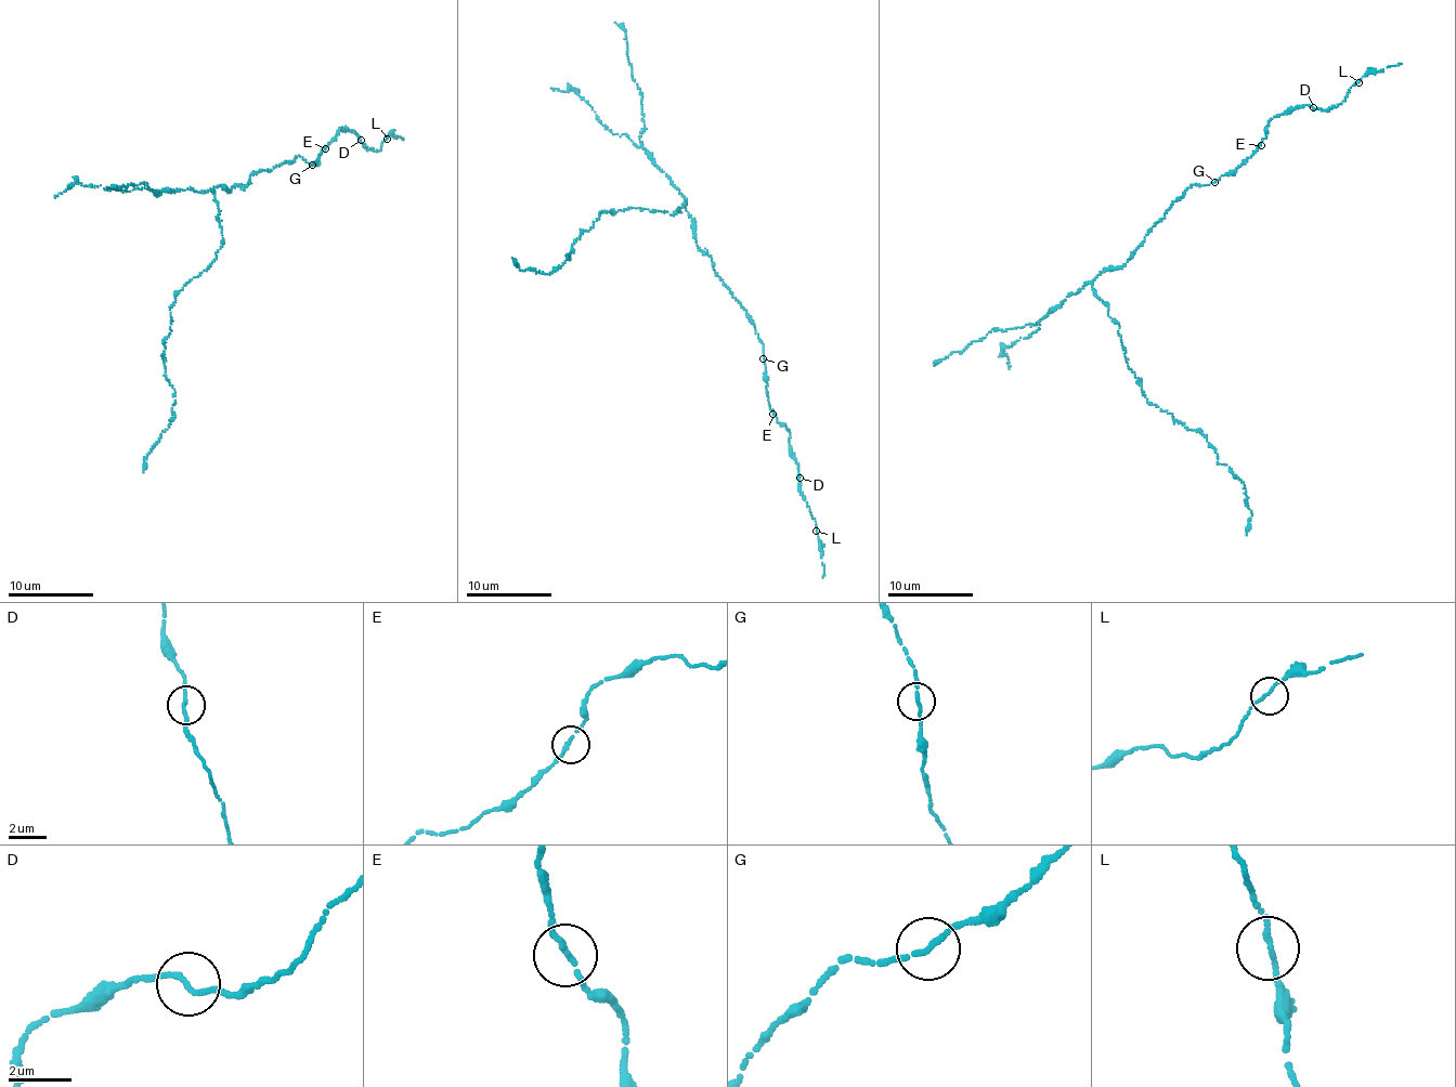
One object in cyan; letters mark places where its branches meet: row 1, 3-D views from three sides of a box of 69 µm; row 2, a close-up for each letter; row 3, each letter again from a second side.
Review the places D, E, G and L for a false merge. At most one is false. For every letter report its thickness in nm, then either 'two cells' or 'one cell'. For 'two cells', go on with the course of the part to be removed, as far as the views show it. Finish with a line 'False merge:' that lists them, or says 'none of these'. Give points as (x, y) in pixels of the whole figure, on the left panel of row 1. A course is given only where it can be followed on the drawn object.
D: calibre 170 nm; one cell
E: calibre 180 nm; one cell
G: calibre 170 nm; one cell
L: calibre 160 nm; one cell
False merge: none of these

